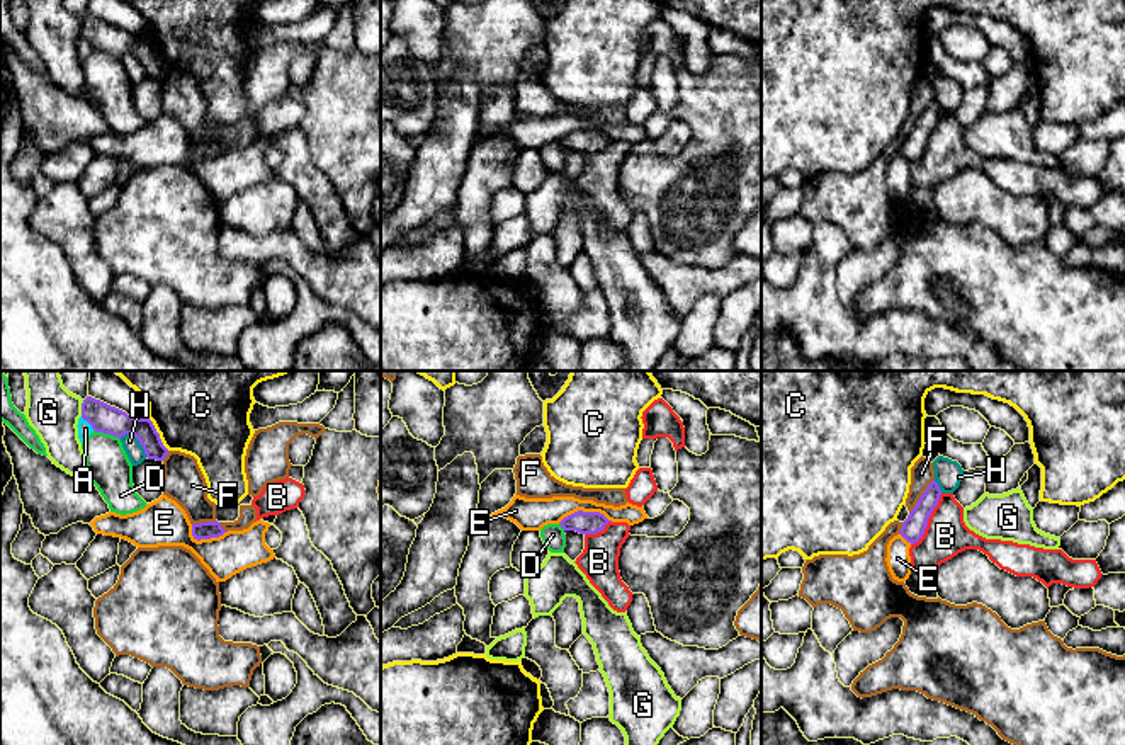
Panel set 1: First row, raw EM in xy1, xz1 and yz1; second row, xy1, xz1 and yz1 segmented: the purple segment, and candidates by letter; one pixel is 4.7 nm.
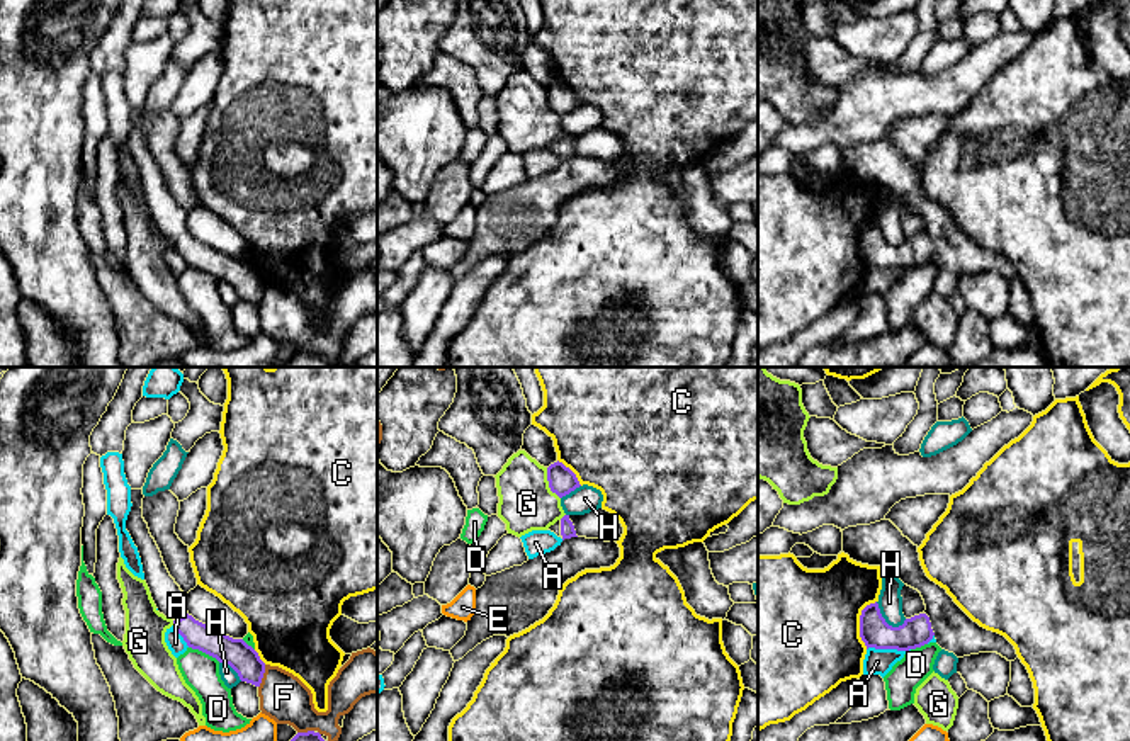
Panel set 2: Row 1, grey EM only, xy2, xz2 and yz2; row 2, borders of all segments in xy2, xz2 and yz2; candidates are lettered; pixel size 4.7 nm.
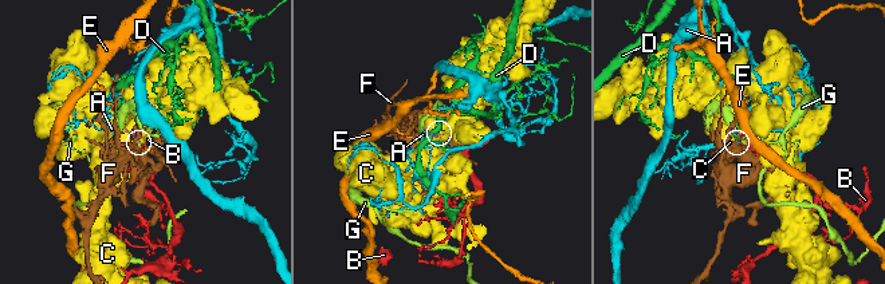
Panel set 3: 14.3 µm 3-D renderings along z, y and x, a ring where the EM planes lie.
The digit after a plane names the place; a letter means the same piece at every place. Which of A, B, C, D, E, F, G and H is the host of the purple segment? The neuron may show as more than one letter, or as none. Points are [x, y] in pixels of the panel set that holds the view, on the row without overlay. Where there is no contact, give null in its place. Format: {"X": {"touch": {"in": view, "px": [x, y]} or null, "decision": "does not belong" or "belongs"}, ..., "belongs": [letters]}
{"A": {"touch": {"in": "yz2", "px": [889, 267]}, "decision": "does not belong"}, "B": {"touch": {"in": "yz1", "px": [927, 140]}, "decision": "does not belong"}, "C": {"touch": {"in": "yz2", "px": [860, 242]}, "decision": "does not belong"}, "D": {"touch": {"in": "xy2", "px": [204, 271]}, "decision": "does not belong"}, "E": {"touch": {"in": "xz1", "px": [585, 131]}, "decision": "does not belong"}, "F": {"touch": {"in": "yz1", "px": [920, 116]}, "decision": "does not belong"}, "G": {"touch": {"in": "xz2", "px": [549, 102]}, "decision": "does not belong"}, "H": {"touch": {"in": "yz2", "px": [884, 240]}, "decision": "does not belong"}, "belongs": []}

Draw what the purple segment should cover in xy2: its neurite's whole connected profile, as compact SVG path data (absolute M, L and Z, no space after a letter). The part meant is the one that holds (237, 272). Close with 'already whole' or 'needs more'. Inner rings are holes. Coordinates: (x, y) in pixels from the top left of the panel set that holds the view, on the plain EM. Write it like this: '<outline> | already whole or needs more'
M131 109L131 131L126 139L134 165L138 167L144 201L160 233L173 240L175 250L184 257L189 267L199 269L219 282L229 284L241 301L260 306L265 282L258 272L243 258L233 258L199 240L185 226L187 214L170 195L161 172L150 153L143 138L143 109Z | needs more

